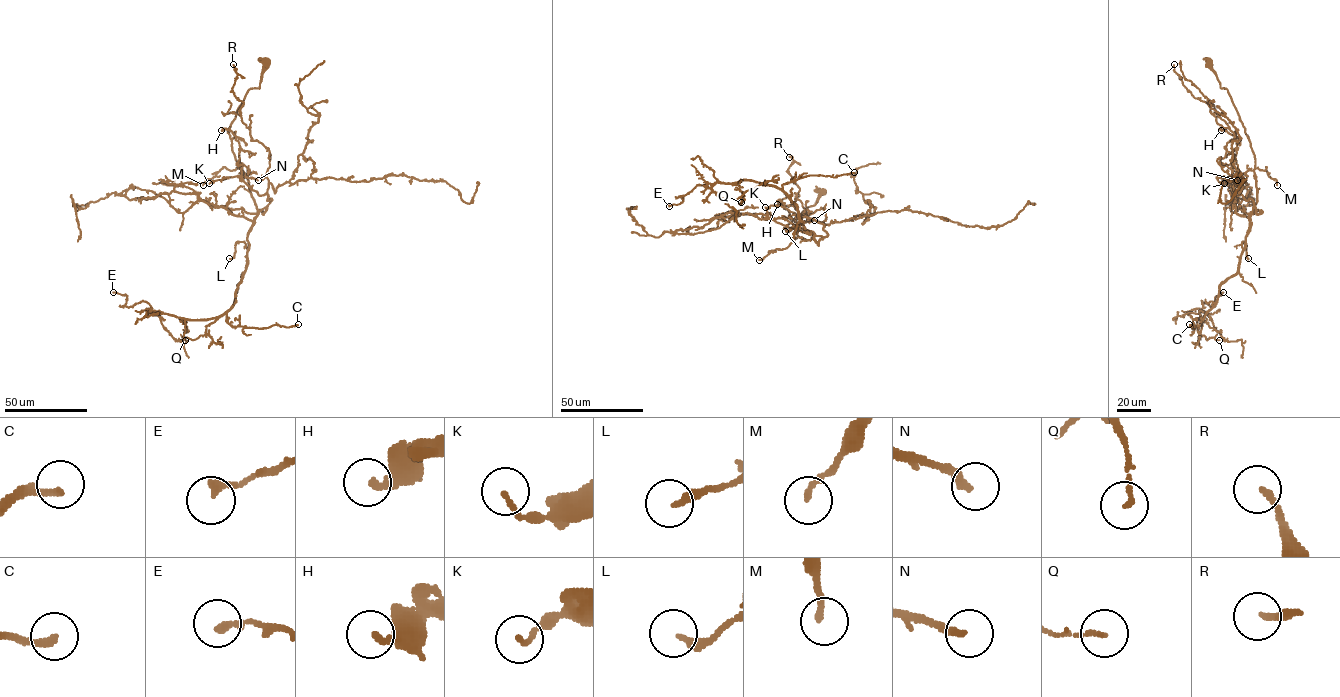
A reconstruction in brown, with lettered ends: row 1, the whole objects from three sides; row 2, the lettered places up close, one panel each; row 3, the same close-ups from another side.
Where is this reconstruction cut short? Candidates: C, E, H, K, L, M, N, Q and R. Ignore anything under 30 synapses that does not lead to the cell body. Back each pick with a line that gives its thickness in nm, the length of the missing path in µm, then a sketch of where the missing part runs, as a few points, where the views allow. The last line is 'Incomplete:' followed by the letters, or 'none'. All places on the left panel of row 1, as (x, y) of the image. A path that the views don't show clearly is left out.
C: Thickness 240 nm. Missing length about 50 µm. Course of what is missing: (298, 324), (334, 315), (348, 316), (352, 311), (370, 308)
Incomplete: C

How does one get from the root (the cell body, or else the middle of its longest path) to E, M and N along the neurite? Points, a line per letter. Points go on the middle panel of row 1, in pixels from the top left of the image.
E: (822, 193), (784, 228), (791, 238), (809, 240), (797, 207), (765, 183), (697, 184), (669, 206)
M: (822, 193), (814, 205), (784, 228), (795, 238), (790, 244), (759, 260)
N: (822, 193), (814, 205), (784, 228), (791, 238), (796, 238), (798, 223), (814, 220)

